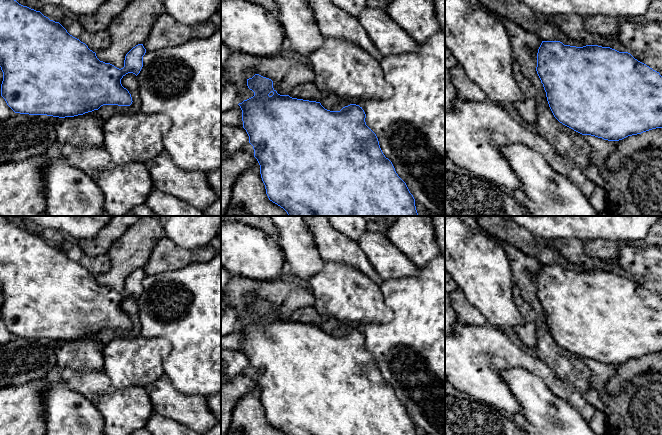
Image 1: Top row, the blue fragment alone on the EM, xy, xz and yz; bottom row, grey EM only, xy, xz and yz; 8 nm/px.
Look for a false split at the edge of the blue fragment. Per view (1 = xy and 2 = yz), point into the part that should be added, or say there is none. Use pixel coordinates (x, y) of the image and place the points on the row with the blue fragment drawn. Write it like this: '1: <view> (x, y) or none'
1: none
2: none

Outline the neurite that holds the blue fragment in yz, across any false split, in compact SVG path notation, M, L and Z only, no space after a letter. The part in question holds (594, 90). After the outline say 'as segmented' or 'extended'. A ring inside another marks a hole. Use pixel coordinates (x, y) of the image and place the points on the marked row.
M542 41L536 71L554 117L582 135L619 141L662 128L662 76L628 52Z; as segmented

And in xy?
M0 0L1 96L15 113L65 118L98 110L103 105L130 106L132 97L122 86L121 79L128 73L136 76L140 73L145 53L143 44L136 45L126 54L124 67L119 69L100 61L95 52L70 35L59 22L50 20L40 11L23 6L16 0Z; as segmented

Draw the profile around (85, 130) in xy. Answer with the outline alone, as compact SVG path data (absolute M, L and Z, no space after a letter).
M98 110L74 117L60 118L56 125L57 142L76 147L103 147L103 123Z

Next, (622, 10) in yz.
M518 0L535 12L549 15L577 14L584 18L606 16L625 21L641 19L653 0Z

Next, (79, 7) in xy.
M38 0L42 4L51 4L71 11L75 15L91 16L97 12L106 0Z

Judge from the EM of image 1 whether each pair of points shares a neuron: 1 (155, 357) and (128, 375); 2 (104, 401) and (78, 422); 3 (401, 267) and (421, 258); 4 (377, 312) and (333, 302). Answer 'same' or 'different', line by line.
1: same
2: different
3: different
4: same

